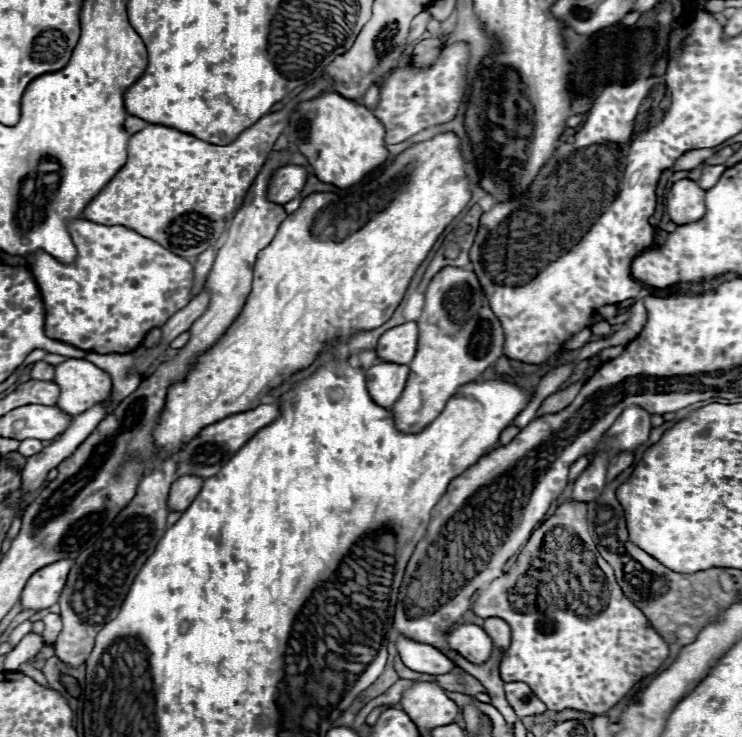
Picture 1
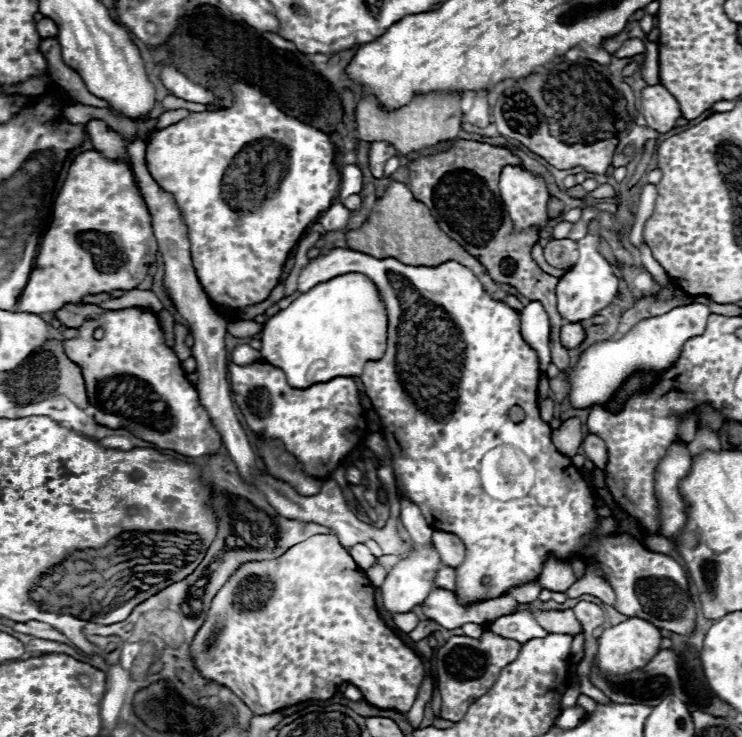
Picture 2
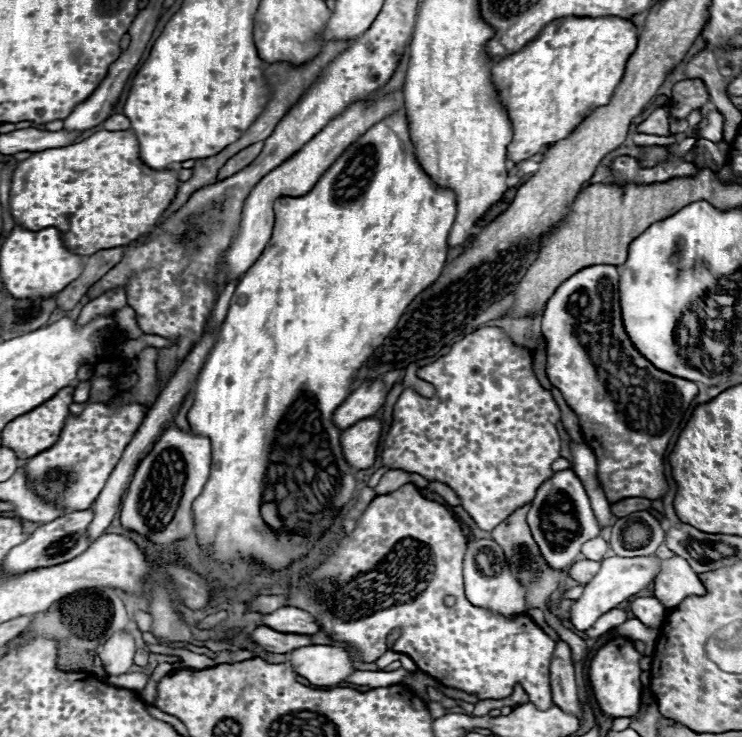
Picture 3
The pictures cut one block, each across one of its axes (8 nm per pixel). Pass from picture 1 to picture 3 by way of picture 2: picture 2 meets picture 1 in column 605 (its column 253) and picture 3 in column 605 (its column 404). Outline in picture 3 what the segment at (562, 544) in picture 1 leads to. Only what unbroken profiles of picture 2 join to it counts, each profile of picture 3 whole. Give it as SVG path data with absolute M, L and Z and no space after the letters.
M614 638L604 644L590 662L590 682L594 688L594 696L602 708L602 712L620 718L620 716L636 716L640 710L642 686L640 686L640 654L634 650L632 640L628 638Z

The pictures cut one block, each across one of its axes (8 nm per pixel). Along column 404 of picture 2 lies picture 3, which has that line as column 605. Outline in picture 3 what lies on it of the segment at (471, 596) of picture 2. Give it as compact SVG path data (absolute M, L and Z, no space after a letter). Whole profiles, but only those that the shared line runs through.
M596 264L582 268L578 274L562 282L562 286L558 286L554 296L546 304L542 316L542 334L546 338L548 378L562 392L564 400L580 420L584 442L596 454L596 478L608 502L614 504L624 498L664 498L664 494L668 492L668 482L664 478L664 452L672 434L682 422L682 414L698 394L698 386L690 380L658 370L636 350L622 322L618 296L618 268L610 264Z

